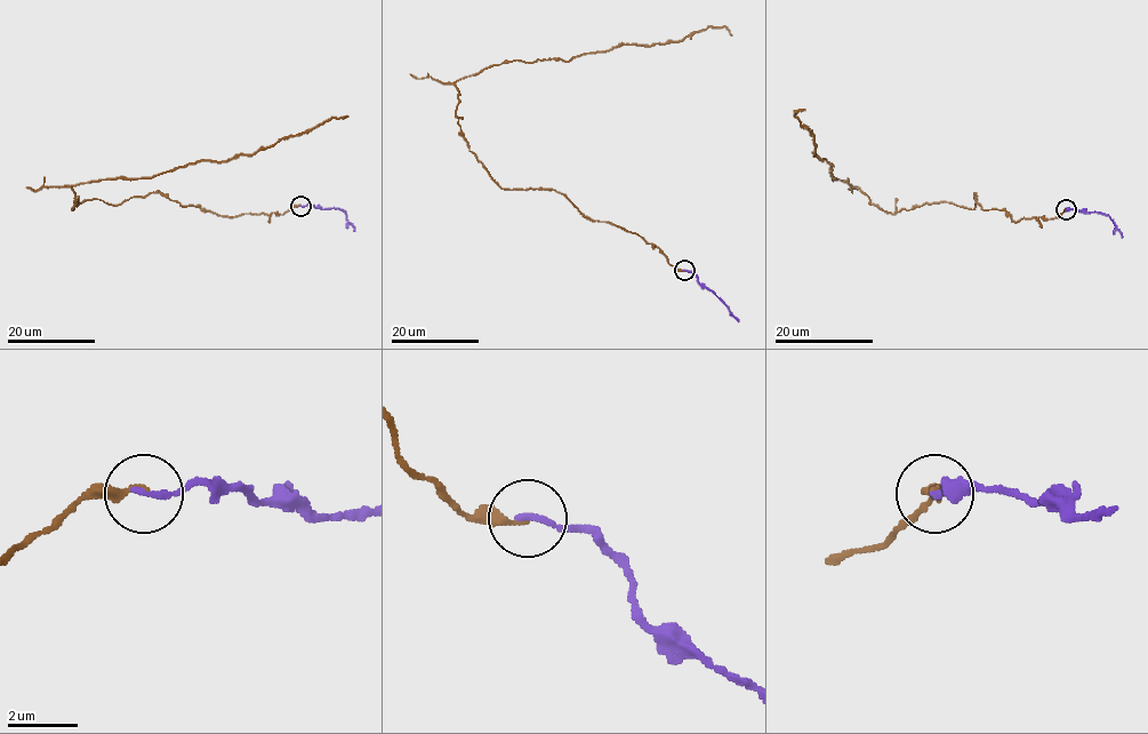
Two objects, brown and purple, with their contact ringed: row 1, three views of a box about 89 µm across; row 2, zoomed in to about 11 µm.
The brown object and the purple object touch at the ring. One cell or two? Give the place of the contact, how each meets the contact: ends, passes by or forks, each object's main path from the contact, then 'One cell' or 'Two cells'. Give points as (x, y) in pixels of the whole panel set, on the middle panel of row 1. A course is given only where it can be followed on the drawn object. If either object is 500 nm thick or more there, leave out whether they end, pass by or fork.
Place: (684, 270). At the ring brown ends. At the ring purple ends. Course of brown: (684, 270), (554, 190), (503, 189), (471, 151), (455, 82), (516, 60), (569, 61), (709, 26), (731, 36). Course of purple: (684, 270), (692, 272), (737, 320). One cell

